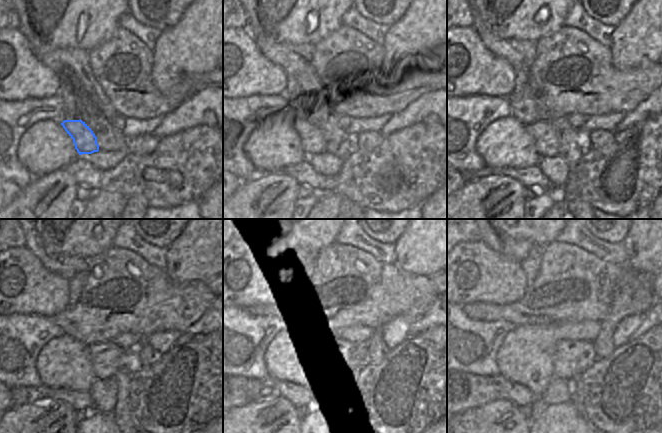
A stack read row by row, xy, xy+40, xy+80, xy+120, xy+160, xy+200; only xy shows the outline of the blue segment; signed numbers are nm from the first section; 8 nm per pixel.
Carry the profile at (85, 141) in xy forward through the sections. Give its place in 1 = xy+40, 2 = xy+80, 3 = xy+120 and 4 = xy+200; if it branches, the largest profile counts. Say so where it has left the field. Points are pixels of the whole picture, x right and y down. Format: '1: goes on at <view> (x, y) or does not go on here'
1: goes on at xy+40 (312, 138)
2: goes on at xy+80 (547, 138)
3: goes on at xy+120 (107, 358)
4: goes on at xy+200 (572, 357)

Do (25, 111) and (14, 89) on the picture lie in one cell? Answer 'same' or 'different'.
different

